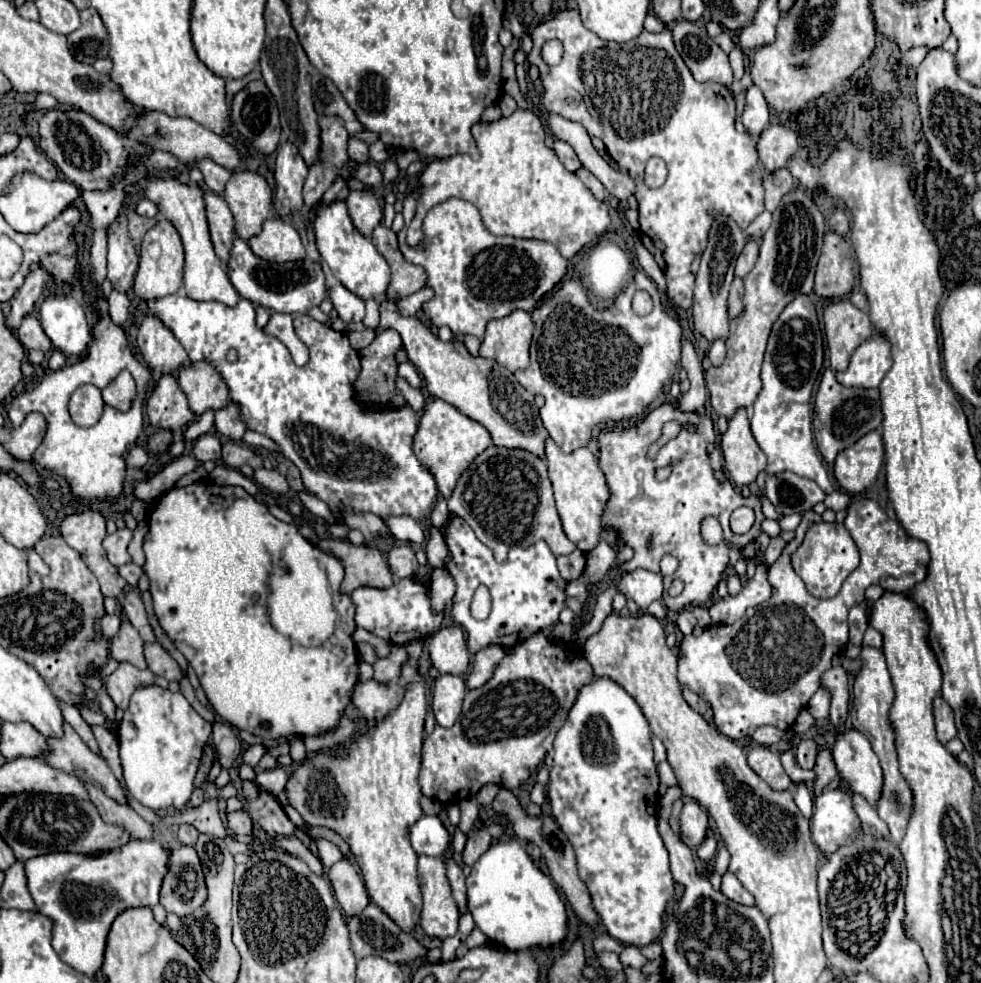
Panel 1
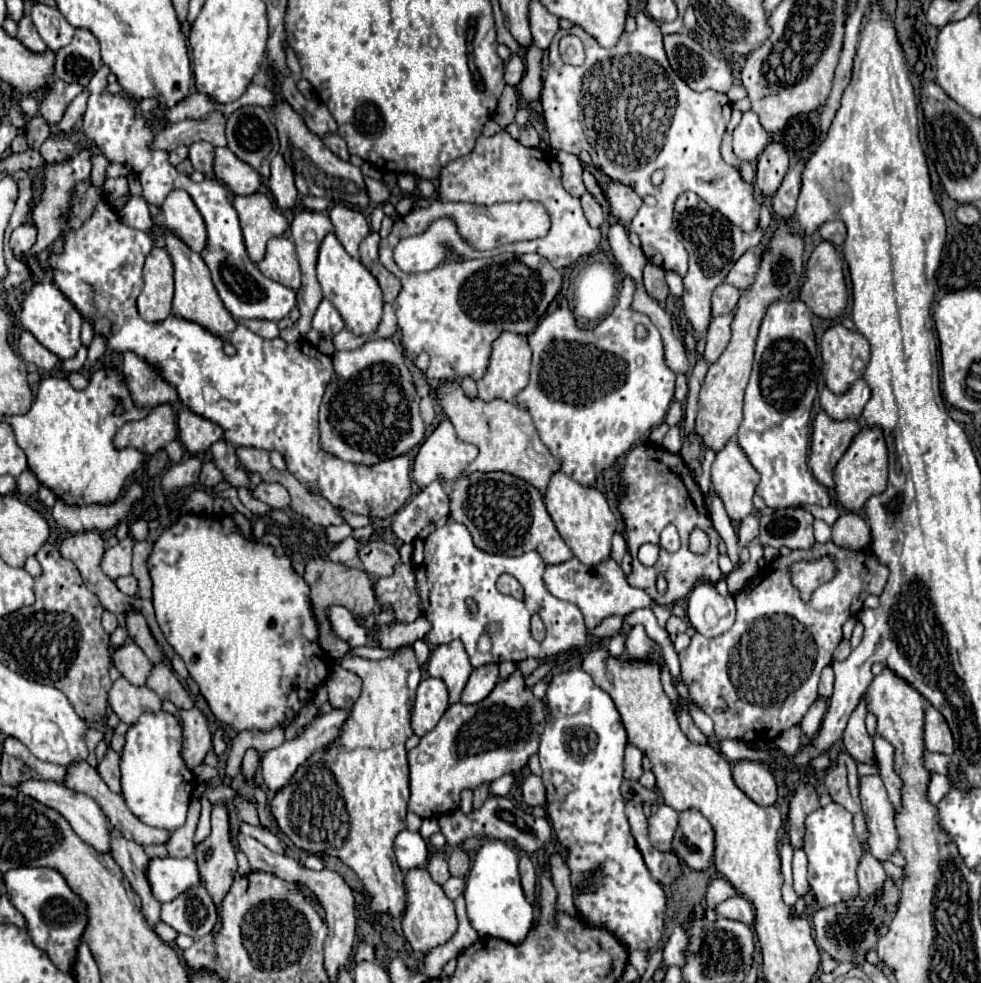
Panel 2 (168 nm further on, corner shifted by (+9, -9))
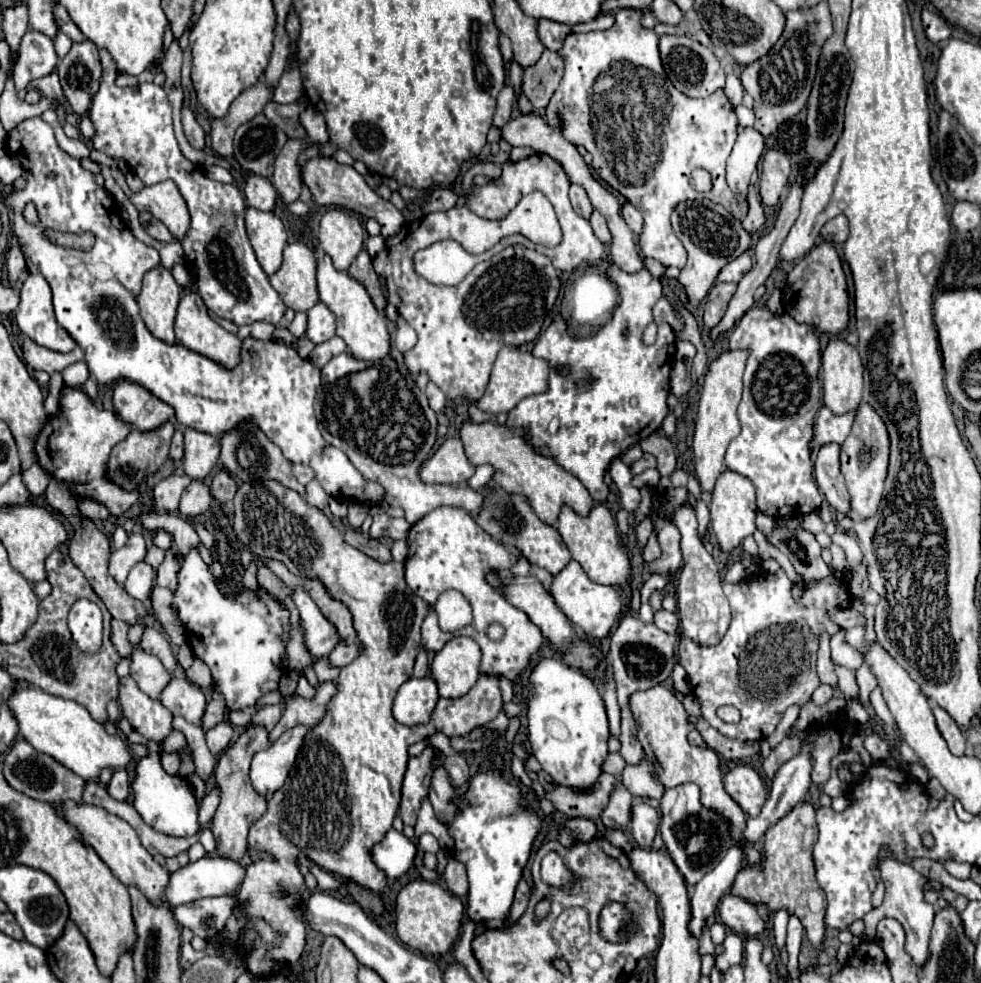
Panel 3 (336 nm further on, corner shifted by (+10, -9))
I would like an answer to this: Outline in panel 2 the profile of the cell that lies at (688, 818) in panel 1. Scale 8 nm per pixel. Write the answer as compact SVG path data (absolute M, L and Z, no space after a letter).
M661 805L649 817L649 835L653 847L659 851L671 851L671 839L675 835L675 827L679 827L679 813L669 805Z

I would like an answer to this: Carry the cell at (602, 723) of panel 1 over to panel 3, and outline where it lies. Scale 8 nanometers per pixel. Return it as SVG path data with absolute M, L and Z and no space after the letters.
M542 657L530 673L530 695L528 695L528 739L534 757L540 761L542 769L560 785L568 785L580 791L586 791L602 773L602 763L608 755L606 741L610 737L608 719L604 701L598 693L598 687L590 677L582 675L578 669L572 669L558 659Z

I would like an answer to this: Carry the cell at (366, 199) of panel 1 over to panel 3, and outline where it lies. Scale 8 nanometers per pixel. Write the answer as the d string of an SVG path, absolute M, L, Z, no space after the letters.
M328 209L318 231L320 249L332 257L338 271L346 271L364 245L364 227L342 209Z

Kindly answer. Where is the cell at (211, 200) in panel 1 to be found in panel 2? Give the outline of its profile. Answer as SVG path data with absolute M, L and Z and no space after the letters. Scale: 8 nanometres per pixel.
M171 191L155 219L159 227L175 231L193 251L201 253L207 245L207 227L193 199L185 191Z

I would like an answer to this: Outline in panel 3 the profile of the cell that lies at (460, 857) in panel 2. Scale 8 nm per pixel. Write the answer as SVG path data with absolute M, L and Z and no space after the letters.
M450 859L450 863L448 863L448 867L446 867L442 879L444 879L446 887L448 887L454 895L464 897L464 895L468 893L468 879L466 879L466 869L464 869L462 863Z

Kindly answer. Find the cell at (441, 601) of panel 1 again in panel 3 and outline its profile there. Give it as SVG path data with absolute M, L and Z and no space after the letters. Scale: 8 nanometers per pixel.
M354 643L354 645L338 645L330 655L328 655L328 663L330 663L330 667L338 667L338 669L342 669L342 667L346 667L354 657L358 655L358 645Z

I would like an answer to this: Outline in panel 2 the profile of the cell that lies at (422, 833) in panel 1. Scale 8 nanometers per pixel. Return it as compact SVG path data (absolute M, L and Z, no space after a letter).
M409 829L401 831L395 839L395 857L397 857L397 865L403 871L423 867L429 857L425 839L417 831L409 831Z

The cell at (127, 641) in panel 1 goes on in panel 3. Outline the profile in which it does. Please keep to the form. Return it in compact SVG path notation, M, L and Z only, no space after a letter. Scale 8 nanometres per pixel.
M134 649L132 653L132 665L130 665L130 671L132 671L132 677L136 679L138 687L152 699L160 699L160 693L164 691L166 683L170 683L172 675L162 667L160 659L154 657L154 655L148 655L144 653L142 649Z

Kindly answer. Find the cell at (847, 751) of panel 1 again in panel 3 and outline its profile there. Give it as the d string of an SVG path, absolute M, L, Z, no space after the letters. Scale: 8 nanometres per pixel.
M882 851L880 875L882 875L882 881L884 881L884 887L886 887L884 903L876 911L870 911L868 915L864 915L864 936L867 939L875 938L876 928L880 919L884 919L884 917L896 919L906 931L906 951L910 953L910 957L914 959L914 963L918 967L924 967L926 959L930 957L928 943L930 943L930 931L932 931L934 915L936 915L934 905L924 901L924 885L926 885L928 879L924 875L920 875L916 869L912 869L910 865L904 865L904 863L892 859L888 851Z

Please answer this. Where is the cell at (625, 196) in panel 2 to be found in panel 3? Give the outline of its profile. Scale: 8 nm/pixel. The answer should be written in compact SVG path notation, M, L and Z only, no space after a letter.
M626 203L626 205L622 207L622 217L624 217L626 225L628 225L636 235L640 235L640 233L642 233L642 223L644 223L644 219L642 219L640 211L638 211L634 205Z

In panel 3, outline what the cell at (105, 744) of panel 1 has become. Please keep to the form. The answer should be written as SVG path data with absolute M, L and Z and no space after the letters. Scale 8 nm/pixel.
M116 771L112 775L112 781L108 785L108 793L118 801L126 801L128 799L128 795L130 795L130 779L128 779L126 771Z

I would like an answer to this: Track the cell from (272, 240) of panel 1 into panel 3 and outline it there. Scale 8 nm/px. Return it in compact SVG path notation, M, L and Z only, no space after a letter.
M290 243L284 249L284 263L280 271L270 275L270 283L286 307L310 311L310 307L320 301L316 287L316 253L306 243Z

